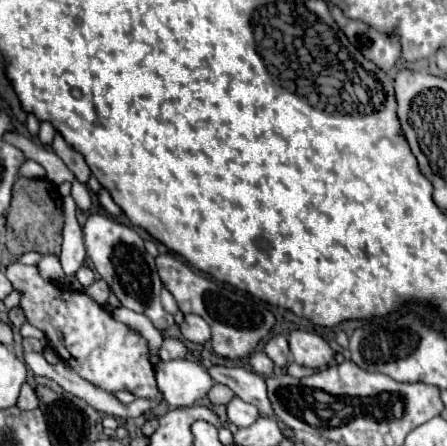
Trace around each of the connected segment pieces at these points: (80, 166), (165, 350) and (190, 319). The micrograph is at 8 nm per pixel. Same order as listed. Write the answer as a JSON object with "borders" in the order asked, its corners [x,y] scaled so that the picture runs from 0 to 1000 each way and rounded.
{"borders":[[[[134,298],[121,303],[116,334],[121,334],[121,343],[148,365],[148,374],[170,392],[174,406],[183,406],[183,410],[197,406],[197,397],[201,397],[201,374],[192,370],[188,352],[143,316],[143,307],[139,307]]],[[[367,756],[367,769],[358,778],[358,809],[371,809],[371,805],[407,805],[407,800],[421,800],[421,778],[412,774],[407,760],[394,760],[394,756]]],[[[434,702],[412,706],[412,720],[403,724],[403,742],[416,765],[443,769],[443,774],[456,774],[470,760],[470,729],[447,706],[434,706]]]]}

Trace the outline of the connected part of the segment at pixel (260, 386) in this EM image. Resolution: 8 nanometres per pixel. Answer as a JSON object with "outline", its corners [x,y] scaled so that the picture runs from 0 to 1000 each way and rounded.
{"outline":[[[479,818],[474,827],[465,827],[465,836],[474,841],[474,850],[483,859],[510,863],[528,890],[577,913],[582,930],[600,930],[600,935],[617,930],[609,917],[609,904],[600,895],[595,850],[586,841],[555,832],[555,827],[537,827],[537,823],[515,827],[515,823],[497,823],[497,818]]]}

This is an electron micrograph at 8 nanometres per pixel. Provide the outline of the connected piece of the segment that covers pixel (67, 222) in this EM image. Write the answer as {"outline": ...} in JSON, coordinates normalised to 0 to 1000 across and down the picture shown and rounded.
{"outline":[[[143,442],[143,545],[134,567],[134,590],[148,621],[166,617],[192,590],[192,554],[183,531],[183,509],[170,491],[170,455],[161,442]]]}

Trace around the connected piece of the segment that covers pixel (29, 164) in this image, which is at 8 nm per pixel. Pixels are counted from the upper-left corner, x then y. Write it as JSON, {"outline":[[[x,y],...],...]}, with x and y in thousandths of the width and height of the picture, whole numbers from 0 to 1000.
{"outline":[[[63,357],[63,361],[45,374],[45,392],[49,392],[49,397],[98,397],[103,383],[98,383],[94,370],[85,370],[81,361],[67,361],[67,357]]]}

